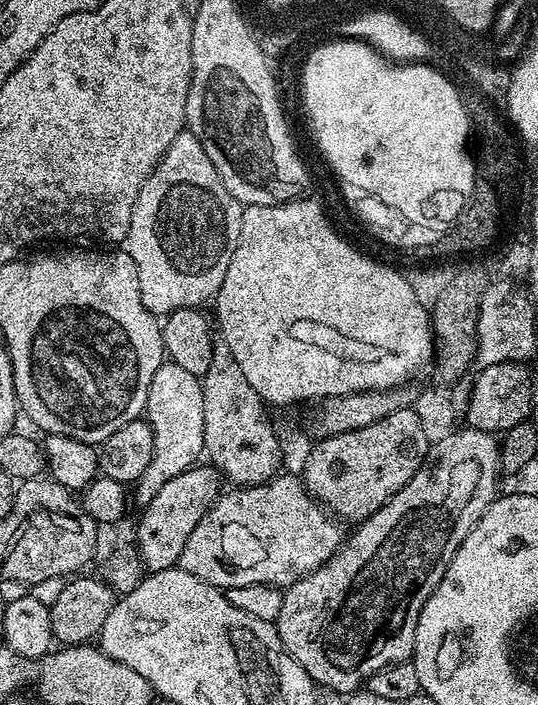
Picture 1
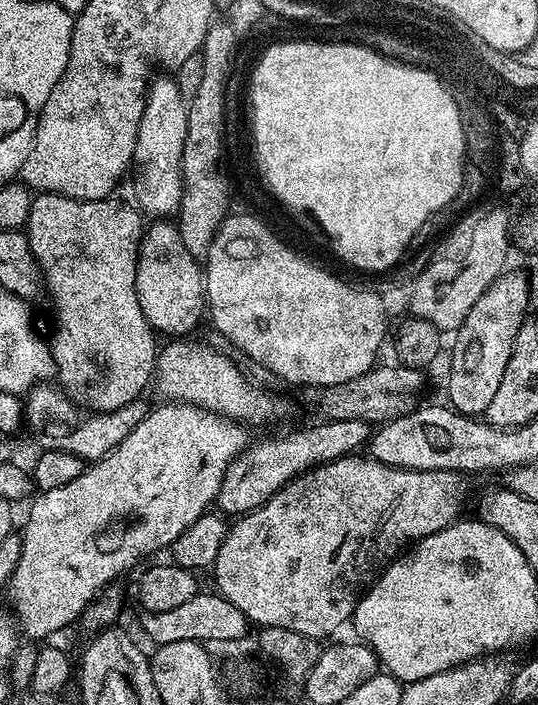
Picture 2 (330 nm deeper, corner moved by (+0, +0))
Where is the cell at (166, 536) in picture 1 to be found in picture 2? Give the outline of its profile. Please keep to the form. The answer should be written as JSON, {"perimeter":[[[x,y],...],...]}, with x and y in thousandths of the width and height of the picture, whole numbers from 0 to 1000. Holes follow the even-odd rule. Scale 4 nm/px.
{"perimeter":[[[602,596],[582,607],[558,607],[552,613],[528,613],[522,618],[498,618],[493,624],[463,628],[428,655],[413,687],[401,701],[400,719],[411,728],[426,726],[431,735],[444,735],[455,726],[483,721],[537,681],[597,660],[612,658],[638,647],[671,640],[686,628],[695,611],[682,596]]]}

